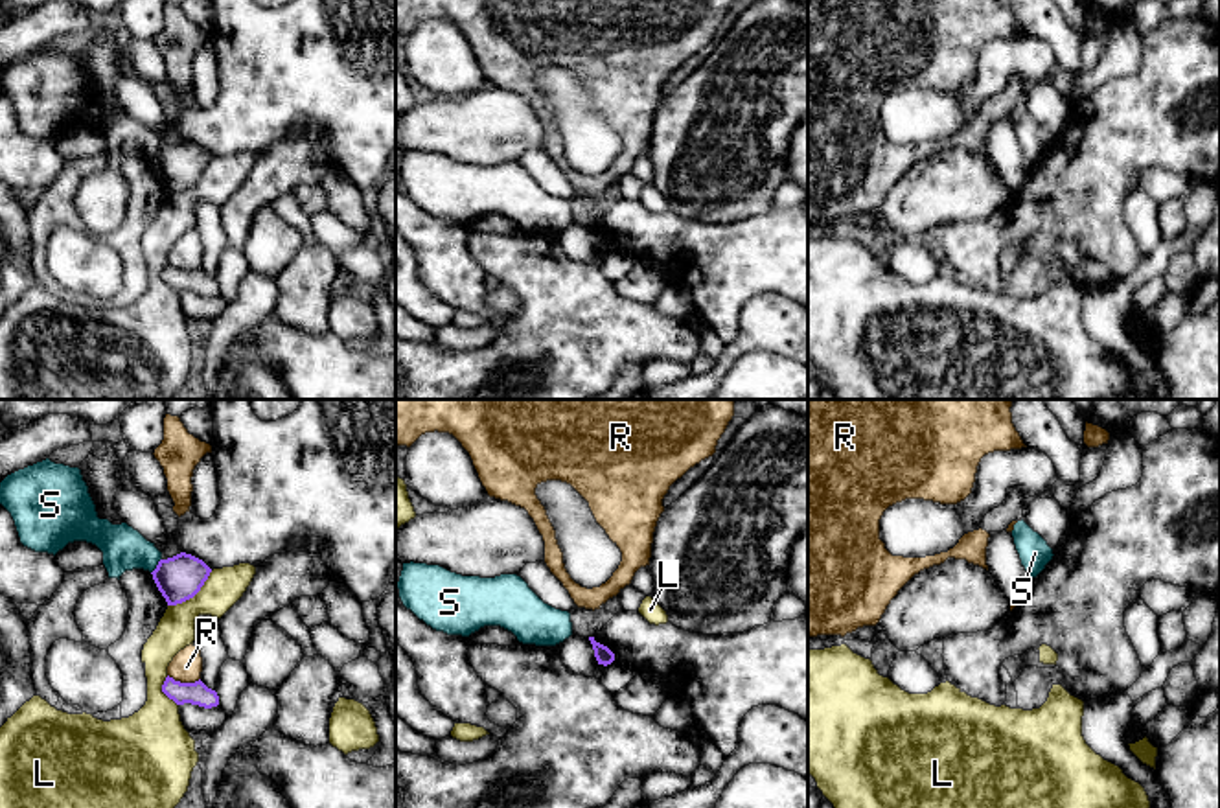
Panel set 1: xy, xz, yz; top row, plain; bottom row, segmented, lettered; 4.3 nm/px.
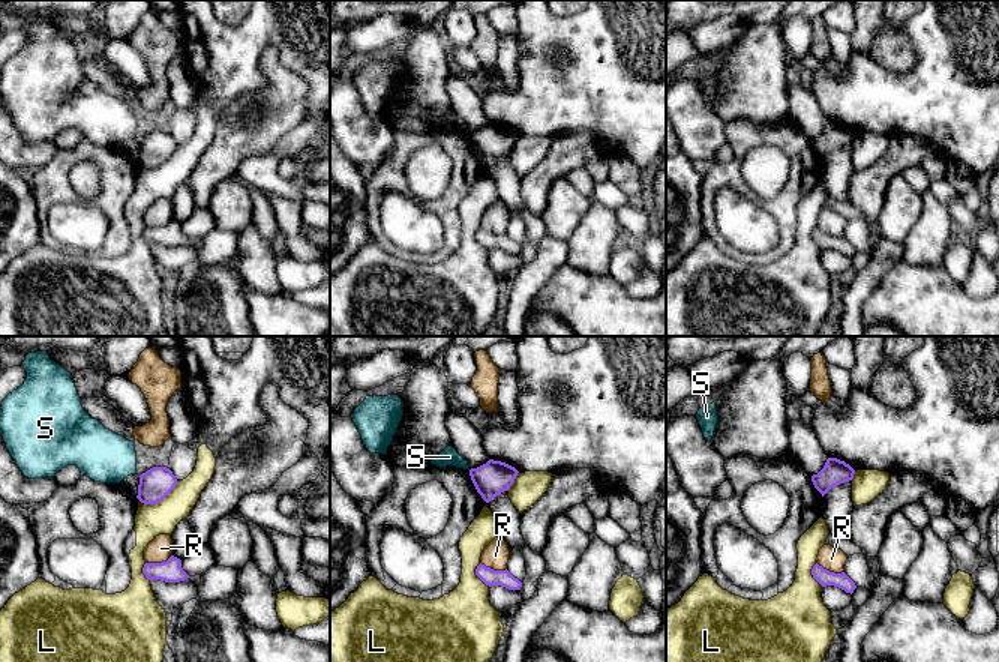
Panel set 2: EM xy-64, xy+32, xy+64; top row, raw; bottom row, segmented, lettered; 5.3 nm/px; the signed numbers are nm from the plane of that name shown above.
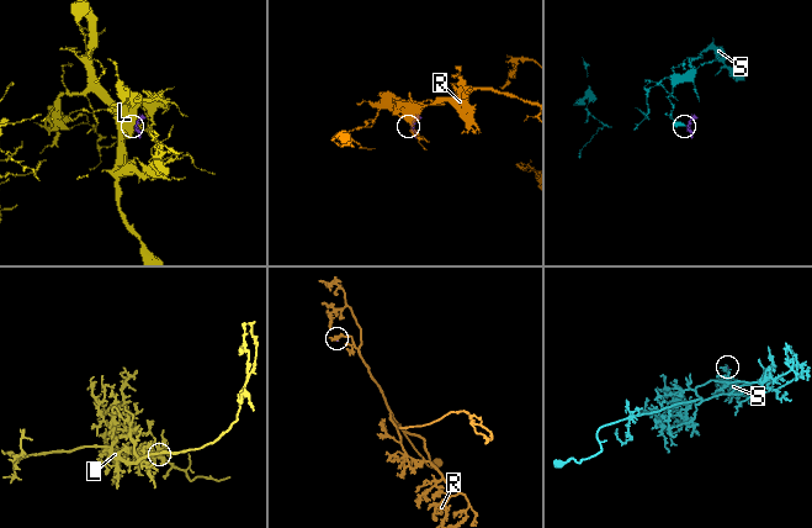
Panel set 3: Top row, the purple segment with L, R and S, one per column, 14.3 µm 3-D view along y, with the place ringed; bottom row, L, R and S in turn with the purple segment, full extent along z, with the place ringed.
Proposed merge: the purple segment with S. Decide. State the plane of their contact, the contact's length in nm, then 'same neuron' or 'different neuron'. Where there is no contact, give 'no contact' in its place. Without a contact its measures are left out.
xy | 80 nm | different neuron

